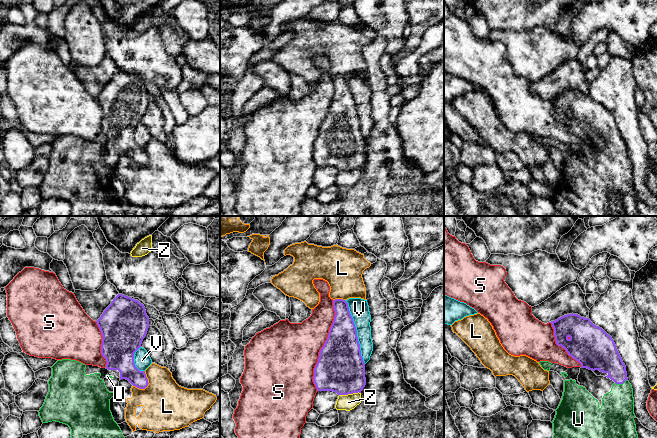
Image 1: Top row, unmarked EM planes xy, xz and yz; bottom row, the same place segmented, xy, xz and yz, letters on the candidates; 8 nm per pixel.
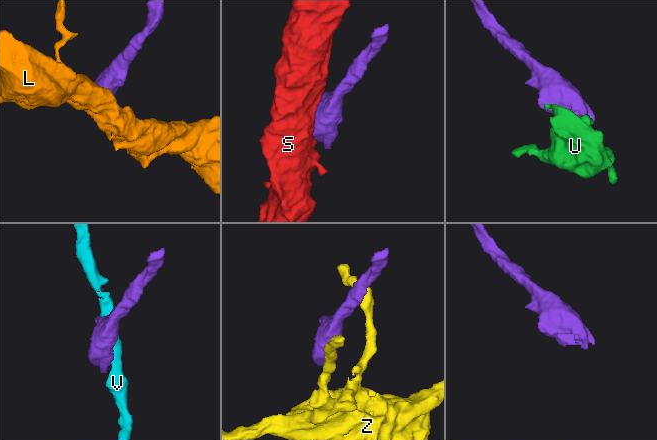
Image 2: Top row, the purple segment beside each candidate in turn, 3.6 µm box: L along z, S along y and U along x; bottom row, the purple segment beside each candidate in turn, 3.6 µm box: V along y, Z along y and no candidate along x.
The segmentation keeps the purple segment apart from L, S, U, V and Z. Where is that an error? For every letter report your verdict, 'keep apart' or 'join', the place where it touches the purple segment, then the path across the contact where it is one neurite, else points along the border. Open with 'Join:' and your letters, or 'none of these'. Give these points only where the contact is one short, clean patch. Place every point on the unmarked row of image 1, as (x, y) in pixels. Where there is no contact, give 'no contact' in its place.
Join: U
L: keep apart; meets purple in xy at (147, 161)
S: keep apart; meets purple in xz at (323, 121)
U: join; meets purple in yz at (621, 159)
V: keep apart; meets purple in xz at (356, 108)
Z: keep apart; meets purple in xz at (349, 169)

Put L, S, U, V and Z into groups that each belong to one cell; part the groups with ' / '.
L / S / U / V / Z

